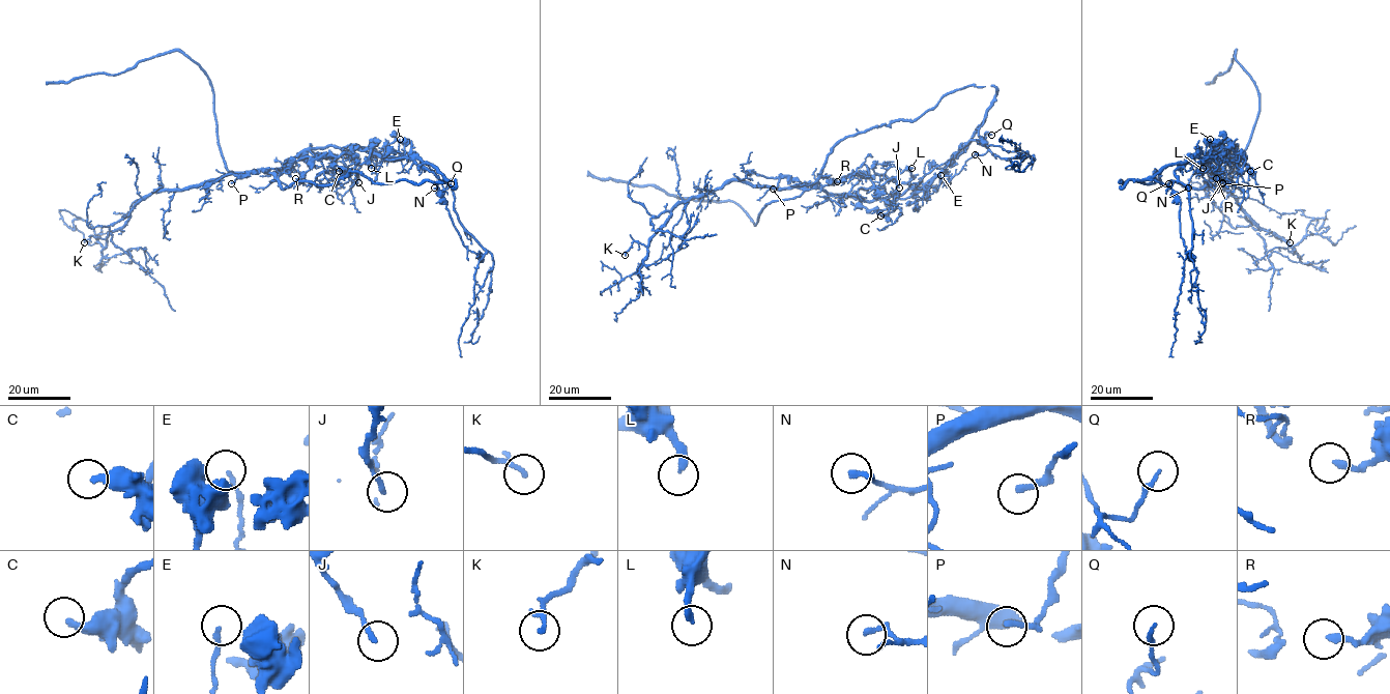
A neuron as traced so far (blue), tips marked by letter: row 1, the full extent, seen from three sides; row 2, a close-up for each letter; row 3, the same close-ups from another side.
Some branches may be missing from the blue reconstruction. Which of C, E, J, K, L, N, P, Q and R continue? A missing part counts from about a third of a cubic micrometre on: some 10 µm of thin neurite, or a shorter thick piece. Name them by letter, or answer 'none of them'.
L

